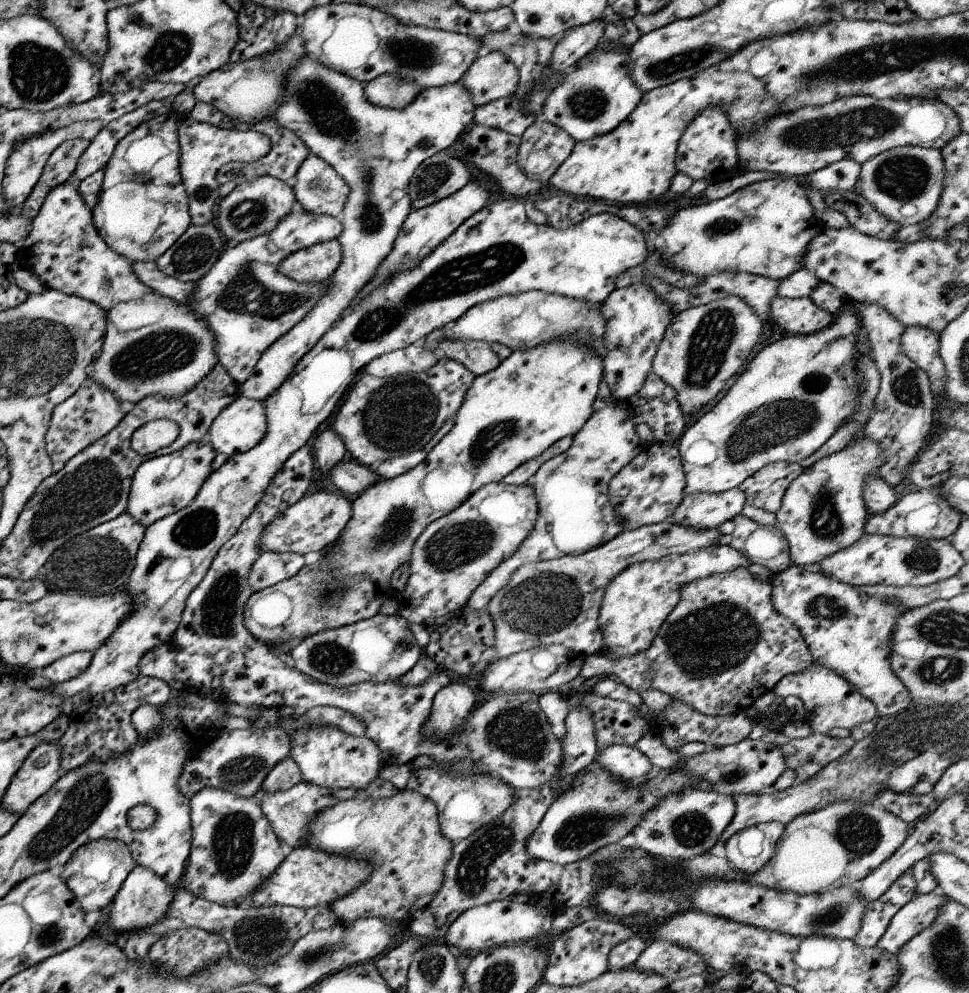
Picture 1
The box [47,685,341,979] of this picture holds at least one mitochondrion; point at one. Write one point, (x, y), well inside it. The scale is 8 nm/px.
(234, 836)

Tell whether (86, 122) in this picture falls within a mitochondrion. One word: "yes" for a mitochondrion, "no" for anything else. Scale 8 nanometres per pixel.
no

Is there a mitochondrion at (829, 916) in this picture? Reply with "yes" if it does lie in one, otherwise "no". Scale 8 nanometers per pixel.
yes

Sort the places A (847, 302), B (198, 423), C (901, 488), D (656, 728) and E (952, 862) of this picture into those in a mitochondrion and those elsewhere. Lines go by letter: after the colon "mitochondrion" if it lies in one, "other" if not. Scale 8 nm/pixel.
A: other
B: other
C: other
D: other
E: other

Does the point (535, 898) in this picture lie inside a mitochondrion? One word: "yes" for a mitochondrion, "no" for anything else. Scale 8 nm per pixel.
no

